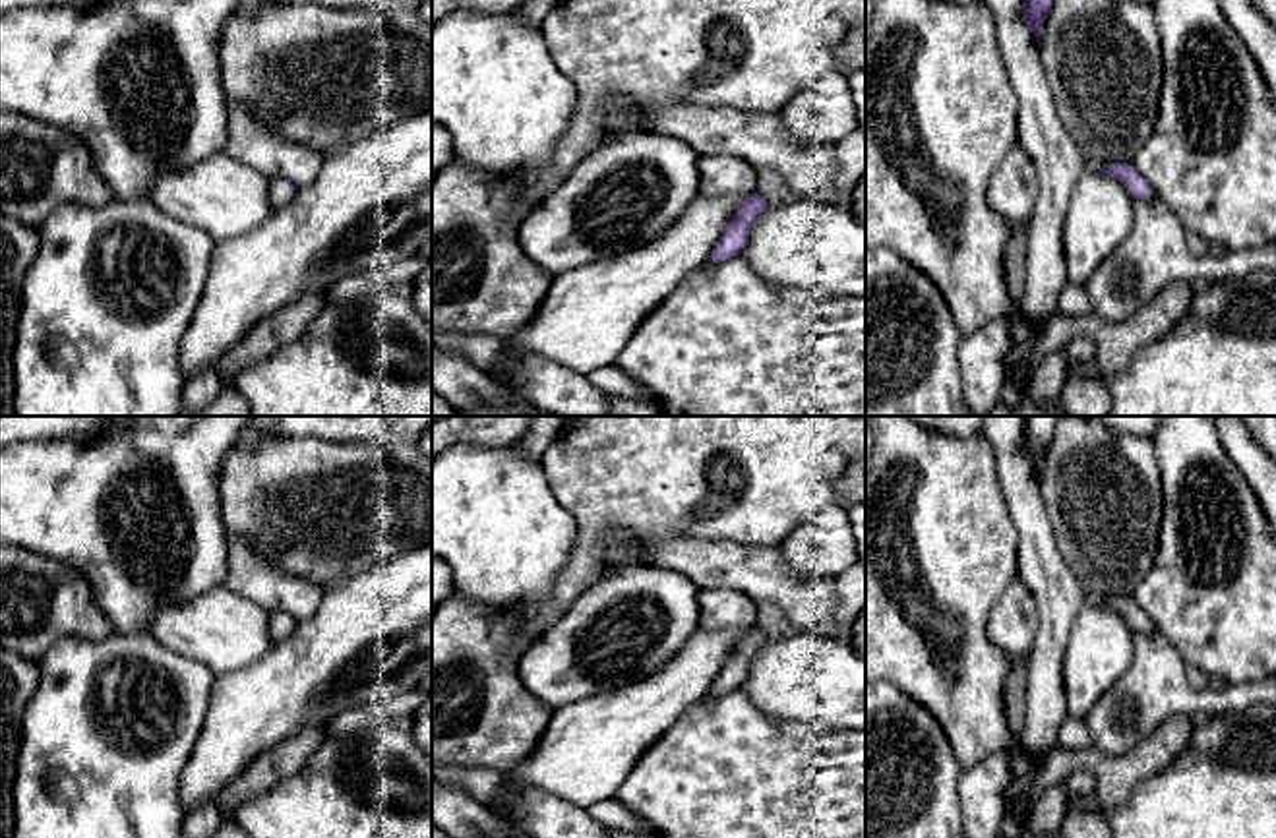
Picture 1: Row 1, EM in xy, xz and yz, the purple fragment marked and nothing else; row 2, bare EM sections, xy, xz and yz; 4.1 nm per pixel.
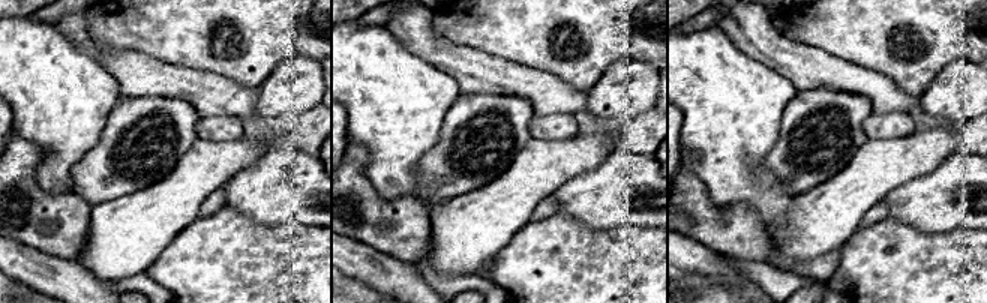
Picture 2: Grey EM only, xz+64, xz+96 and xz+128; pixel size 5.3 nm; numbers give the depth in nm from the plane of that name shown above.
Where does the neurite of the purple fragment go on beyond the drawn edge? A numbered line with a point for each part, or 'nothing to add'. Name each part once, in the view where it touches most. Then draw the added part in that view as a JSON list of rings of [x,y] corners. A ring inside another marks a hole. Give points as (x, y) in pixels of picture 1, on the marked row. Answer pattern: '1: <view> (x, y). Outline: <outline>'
1: xy (277, 196). Outline: [[[277,178],[277,180],[271,180],[271,184],[269,184],[269,201],[275,211],[281,209],[283,205],[287,205],[292,199],[292,195],[296,194],[296,190],[287,192],[283,188],[283,182],[285,182],[283,178]]]

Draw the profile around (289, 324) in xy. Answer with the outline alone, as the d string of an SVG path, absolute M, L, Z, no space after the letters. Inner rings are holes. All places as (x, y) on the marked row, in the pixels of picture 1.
M319 290L298 298L258 323L240 344L219 360L217 372L223 385L232 387L244 370L258 366L271 358L273 352L300 339L325 306L327 290Z

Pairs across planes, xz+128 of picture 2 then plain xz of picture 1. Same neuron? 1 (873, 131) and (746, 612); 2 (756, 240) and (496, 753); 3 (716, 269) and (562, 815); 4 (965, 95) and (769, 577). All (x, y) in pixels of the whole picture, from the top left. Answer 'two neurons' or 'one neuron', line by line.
1: one neuron
2: one neuron
3: one neuron
4: two neurons

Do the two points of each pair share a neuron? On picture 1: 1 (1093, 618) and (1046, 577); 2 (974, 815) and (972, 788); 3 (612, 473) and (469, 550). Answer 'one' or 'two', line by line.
1: two
2: one
3: two

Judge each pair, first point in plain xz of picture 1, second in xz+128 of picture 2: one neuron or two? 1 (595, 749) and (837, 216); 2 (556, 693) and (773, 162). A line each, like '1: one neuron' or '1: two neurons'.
1: one neuron
2: one neuron

